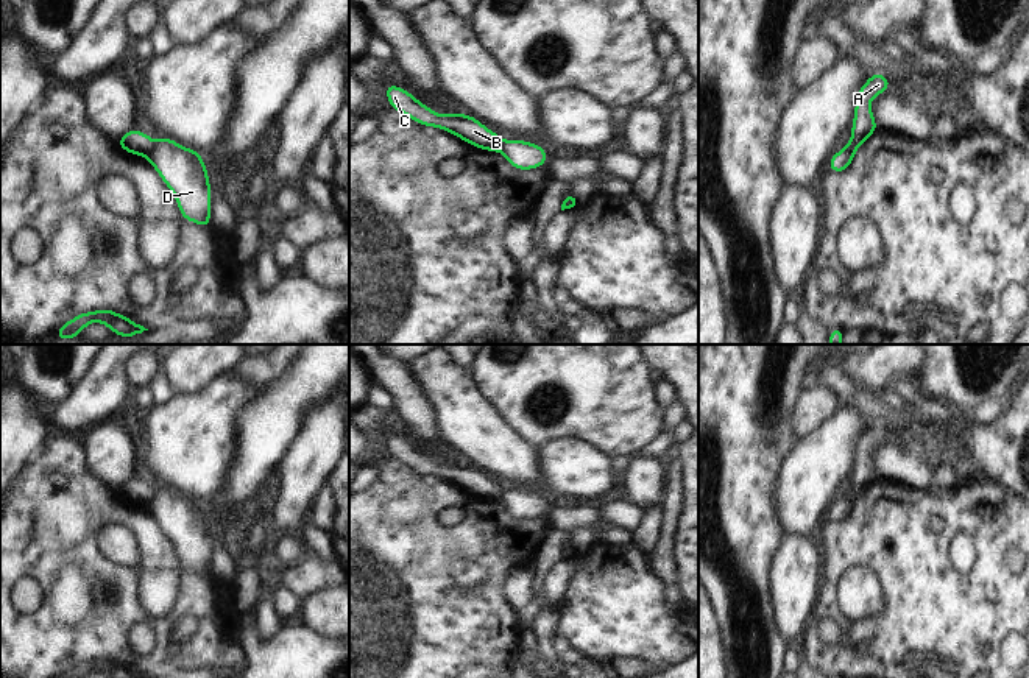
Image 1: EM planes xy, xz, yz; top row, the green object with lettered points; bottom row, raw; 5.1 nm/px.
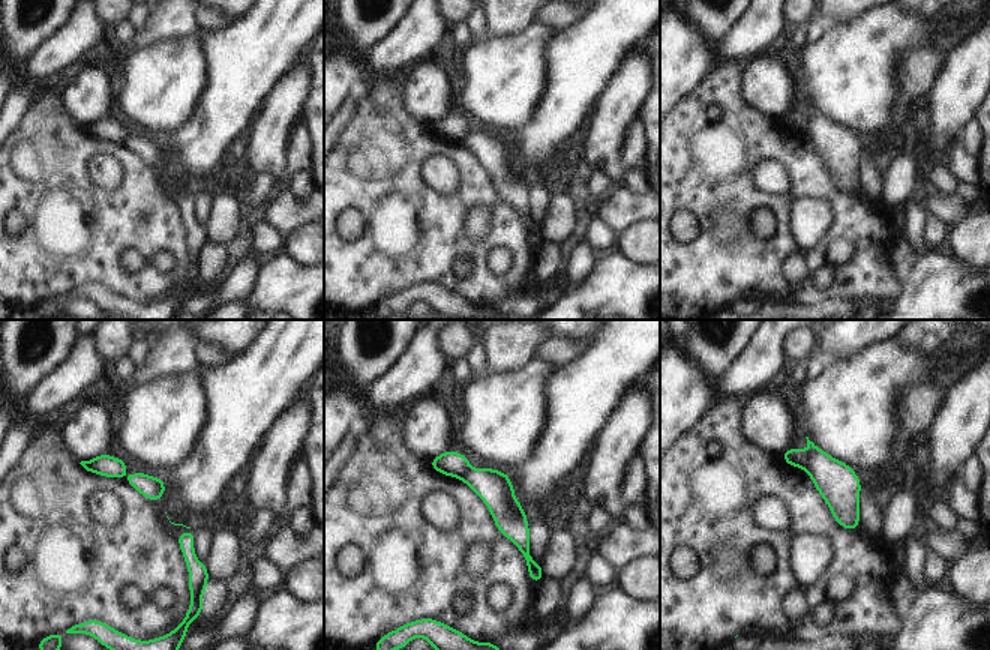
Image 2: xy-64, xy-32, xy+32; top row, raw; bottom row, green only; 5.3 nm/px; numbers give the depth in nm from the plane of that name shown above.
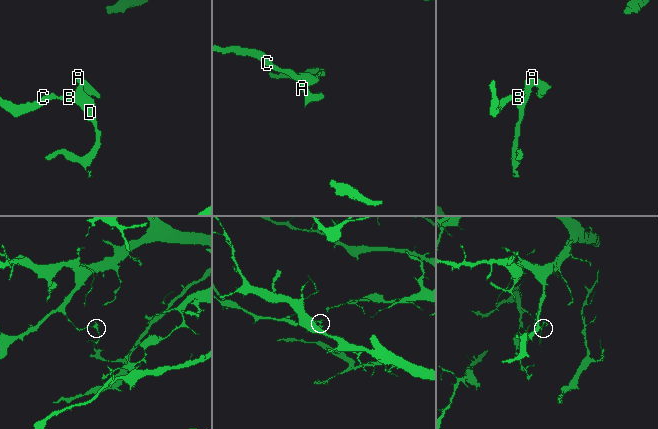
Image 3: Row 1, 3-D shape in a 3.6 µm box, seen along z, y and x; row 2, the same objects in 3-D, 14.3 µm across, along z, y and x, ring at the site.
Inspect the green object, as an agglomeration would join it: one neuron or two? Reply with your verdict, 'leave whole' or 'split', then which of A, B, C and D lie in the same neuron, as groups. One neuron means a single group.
split; A D / B C

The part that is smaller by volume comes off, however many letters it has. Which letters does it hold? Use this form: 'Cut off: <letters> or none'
Cut off: A, D

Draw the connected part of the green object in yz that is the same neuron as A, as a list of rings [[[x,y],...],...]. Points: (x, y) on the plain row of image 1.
[[[872,422],[867,432],[859,438],[856,444],[854,469],[851,474],[853,483],[845,497],[831,505],[831,522],[845,521],[851,514],[856,499],[867,489],[868,485],[878,480],[875,464],[870,460],[870,449],[889,440],[890,433],[892,432],[887,426]]]

